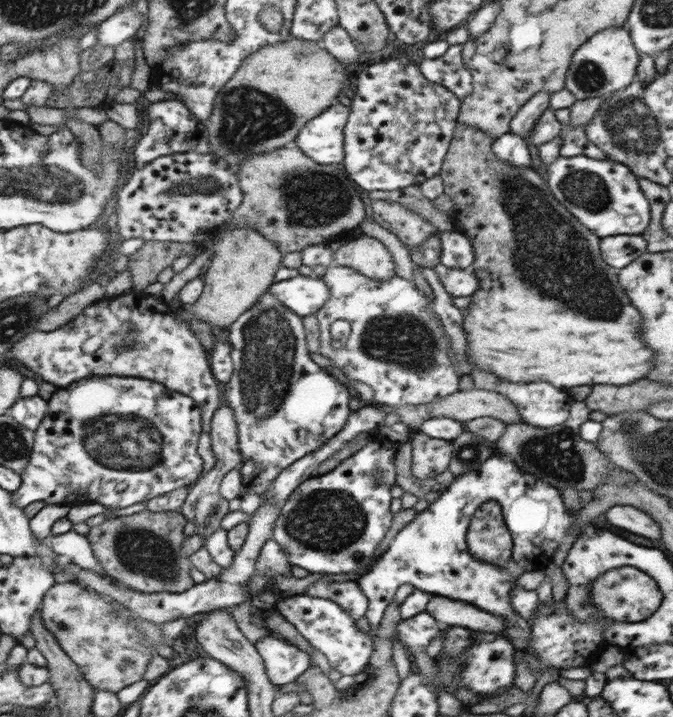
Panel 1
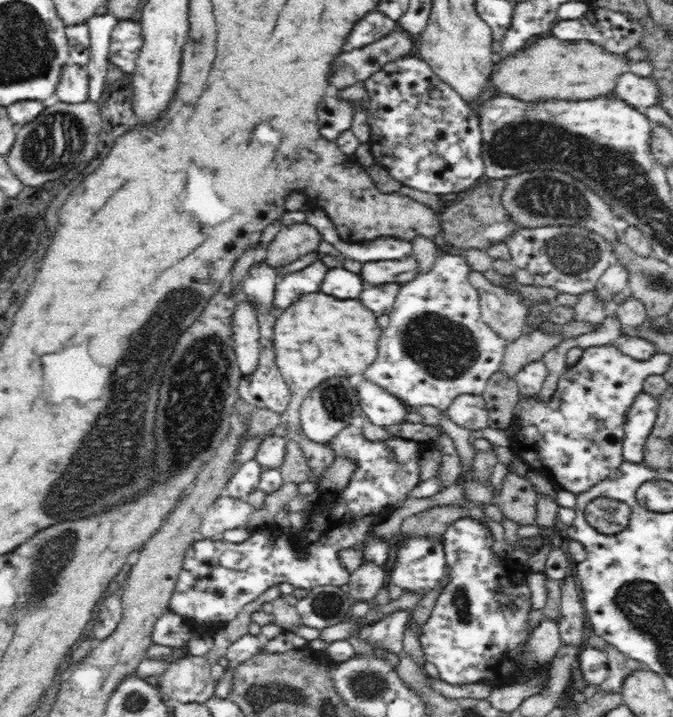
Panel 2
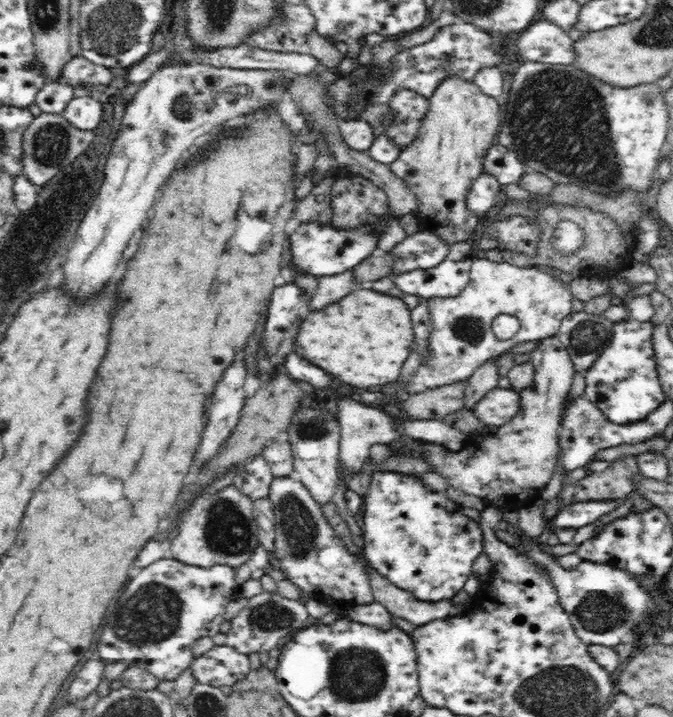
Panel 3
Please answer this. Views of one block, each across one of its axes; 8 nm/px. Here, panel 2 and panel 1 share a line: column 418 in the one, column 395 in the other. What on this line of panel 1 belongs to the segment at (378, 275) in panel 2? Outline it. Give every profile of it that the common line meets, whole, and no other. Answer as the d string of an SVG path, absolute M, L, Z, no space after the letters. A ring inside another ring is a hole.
M364 233L346 244L335 246L333 262L356 269L370 278L384 280L396 275L392 252L383 241Z

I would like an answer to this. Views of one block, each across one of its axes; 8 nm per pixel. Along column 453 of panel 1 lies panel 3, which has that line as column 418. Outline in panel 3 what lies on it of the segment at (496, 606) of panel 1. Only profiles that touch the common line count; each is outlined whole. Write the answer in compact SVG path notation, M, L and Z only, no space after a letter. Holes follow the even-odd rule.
M382 470L373 472L370 491L364 497L364 519L362 553L368 569L421 601L452 598L463 589L464 582L472 574L474 560L484 554L483 532L479 524L464 516L456 503L422 485L416 475Z

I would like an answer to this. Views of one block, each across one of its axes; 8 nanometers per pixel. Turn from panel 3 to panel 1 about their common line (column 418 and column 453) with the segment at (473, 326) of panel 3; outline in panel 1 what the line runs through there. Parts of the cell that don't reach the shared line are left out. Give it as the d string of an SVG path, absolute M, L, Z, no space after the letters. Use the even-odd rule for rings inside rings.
M333 264L333 266L327 267L326 273L321 276L321 280L326 283L328 288L329 297L327 301L322 305L322 308L317 312L317 319L319 322L320 330L320 349L318 350L322 356L326 356L333 362L333 370L335 370L340 376L345 377L346 381L364 382L368 384L372 390L374 390L375 404L380 404L386 408L402 407L408 405L421 405L426 403L432 403L436 399L444 399L448 395L452 395L452 392L456 392L458 388L458 376L454 372L454 368L450 366L450 356L448 356L448 338L440 326L441 322L438 322L439 316L429 309L431 308L432 297L427 297L422 293L414 281L404 279L400 275L394 275L391 279L375 279L369 276L364 276L364 273L358 272L356 269L350 267L343 267ZM336 320L348 321L351 327L351 333L347 339L347 343L342 348L335 348L334 343L331 341L331 324Z

